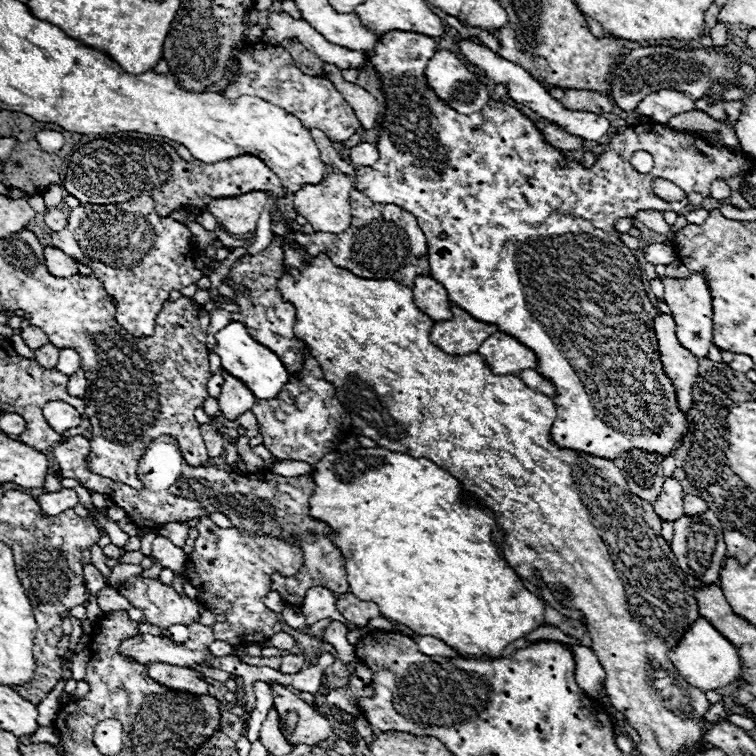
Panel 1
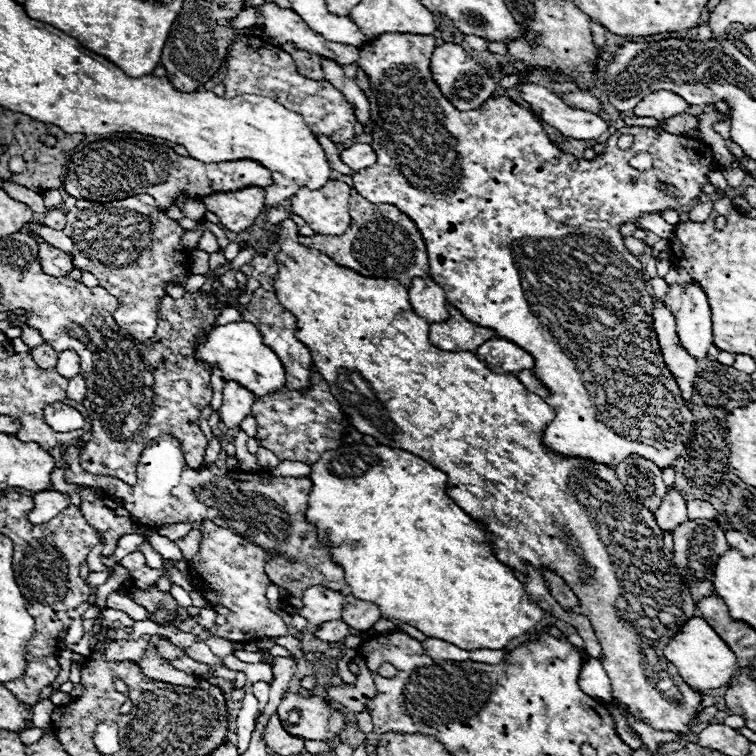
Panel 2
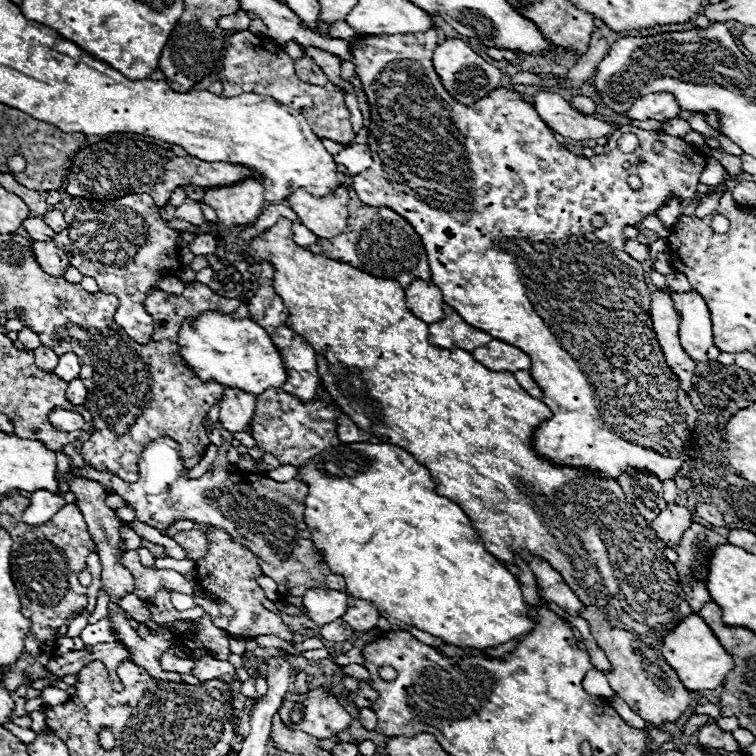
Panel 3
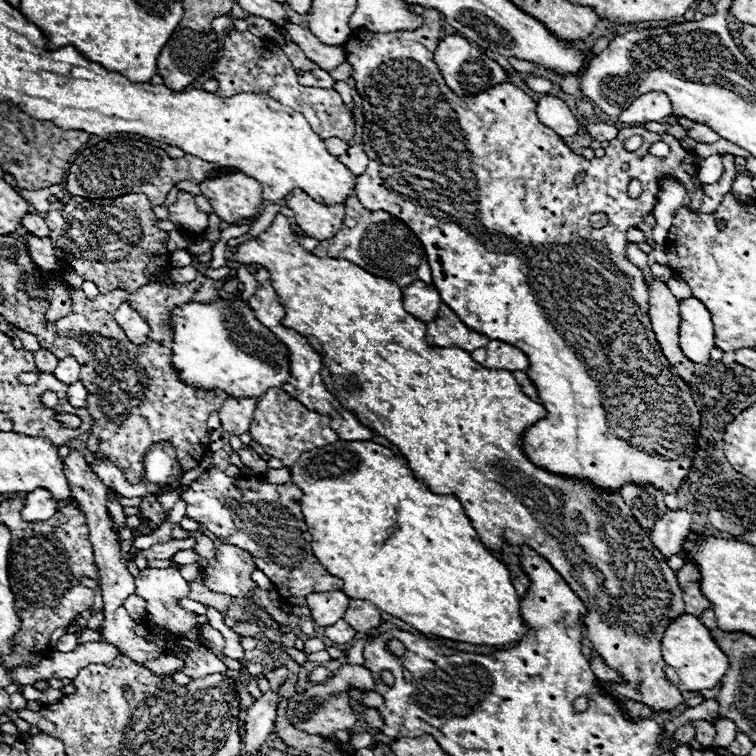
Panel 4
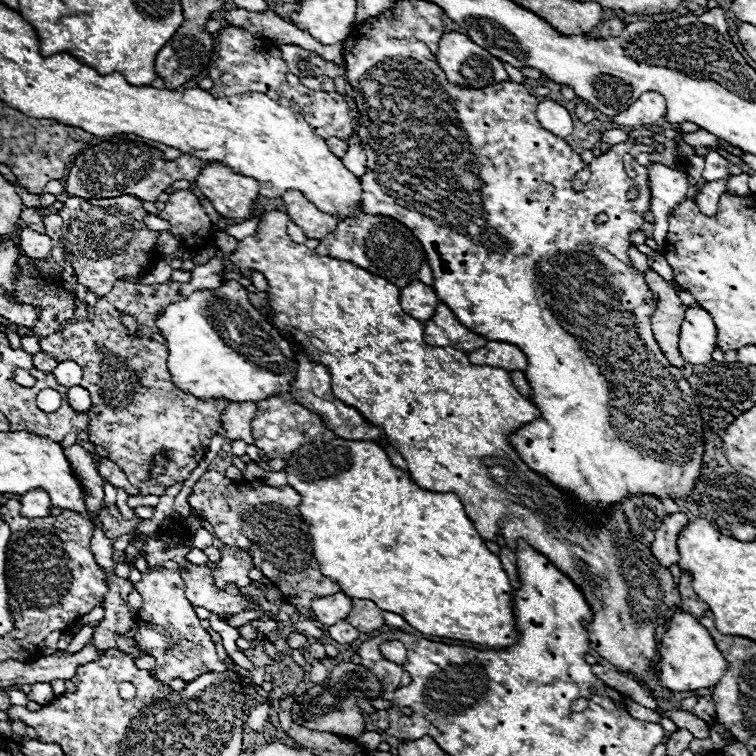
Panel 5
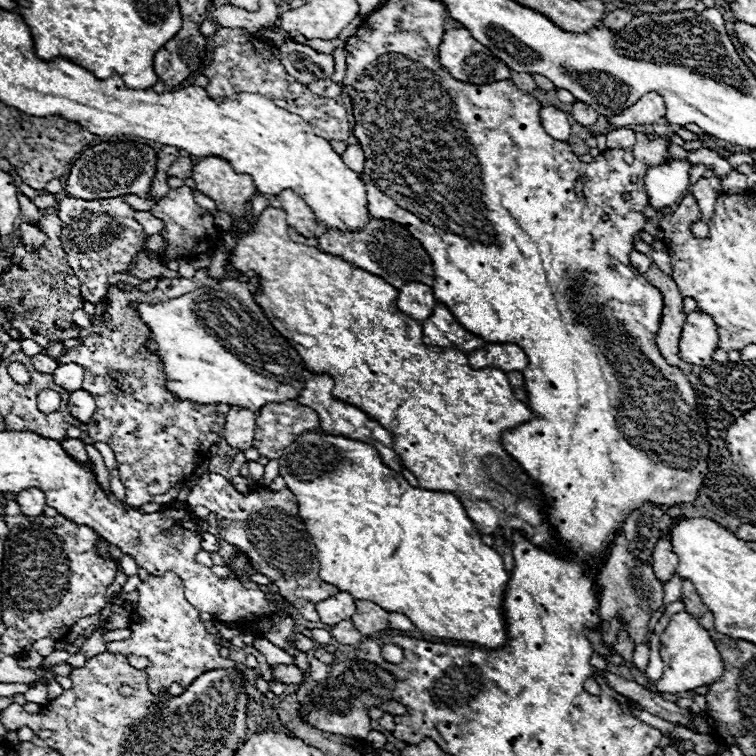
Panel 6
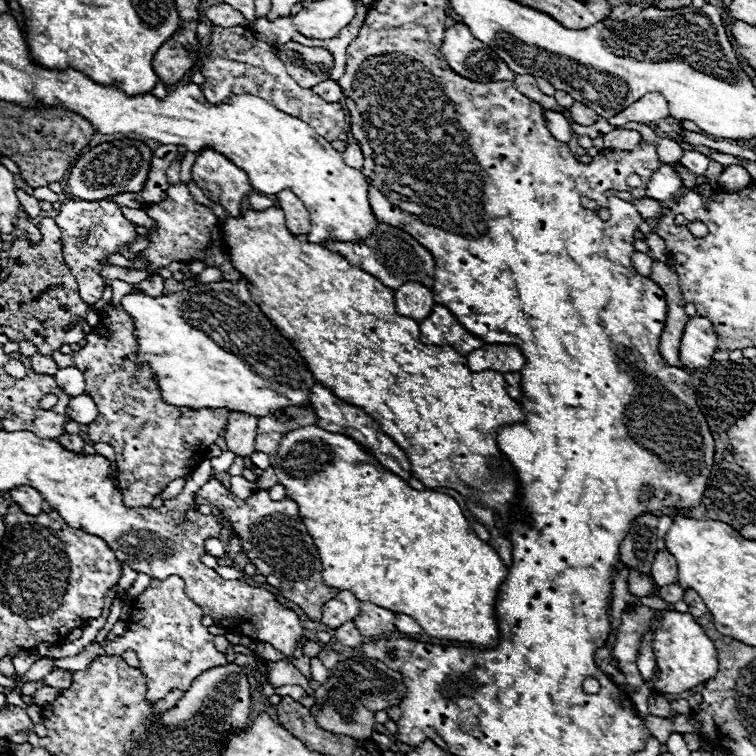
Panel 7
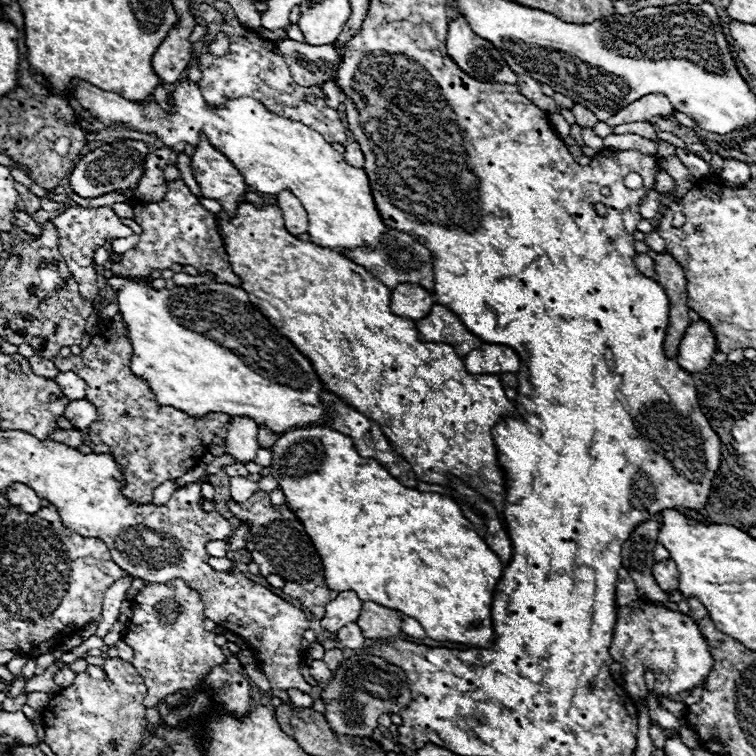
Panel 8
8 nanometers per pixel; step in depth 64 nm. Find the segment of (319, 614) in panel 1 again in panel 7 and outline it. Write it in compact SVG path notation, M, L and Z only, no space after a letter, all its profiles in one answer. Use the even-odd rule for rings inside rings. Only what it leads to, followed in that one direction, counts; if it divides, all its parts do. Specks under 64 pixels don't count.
M342 590L322 606L322 620L320 622L326 624L328 628L336 630L340 624L354 620L358 612L360 612L360 600L352 592Z

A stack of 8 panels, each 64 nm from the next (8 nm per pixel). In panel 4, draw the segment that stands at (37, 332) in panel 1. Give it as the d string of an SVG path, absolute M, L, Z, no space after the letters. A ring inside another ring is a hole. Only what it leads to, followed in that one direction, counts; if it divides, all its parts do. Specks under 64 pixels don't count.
M14 330L14 334L22 340L22 344L24 344L24 350L30 350L30 352L36 352L38 348L40 348L40 344L38 344L38 338L34 336L34 334L30 334L30 332L26 332L26 330Z

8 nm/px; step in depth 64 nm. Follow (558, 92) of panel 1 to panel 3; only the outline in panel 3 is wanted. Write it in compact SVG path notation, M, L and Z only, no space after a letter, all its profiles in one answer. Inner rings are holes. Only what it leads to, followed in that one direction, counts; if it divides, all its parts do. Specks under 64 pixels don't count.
M574 96L572 98L572 106L576 110L580 110L580 112L596 112L596 104L586 96Z

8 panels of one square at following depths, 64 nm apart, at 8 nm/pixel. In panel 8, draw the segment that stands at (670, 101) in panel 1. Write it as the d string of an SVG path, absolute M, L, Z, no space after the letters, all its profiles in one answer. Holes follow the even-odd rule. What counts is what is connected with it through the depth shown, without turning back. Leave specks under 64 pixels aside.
M648 94L640 100L634 100L620 112L616 112L616 116L608 118L606 124L620 126L620 124L630 124L630 122L648 122L652 116L668 116L672 112L674 108L664 94Z

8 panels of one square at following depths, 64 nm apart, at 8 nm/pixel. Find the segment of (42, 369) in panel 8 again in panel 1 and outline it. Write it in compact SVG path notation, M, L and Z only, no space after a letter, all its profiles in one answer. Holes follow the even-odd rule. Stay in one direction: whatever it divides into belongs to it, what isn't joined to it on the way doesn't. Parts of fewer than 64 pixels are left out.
M48 342L48 344L44 344L42 348L34 350L34 360L36 360L42 368L56 368L56 362L58 362L58 348Z

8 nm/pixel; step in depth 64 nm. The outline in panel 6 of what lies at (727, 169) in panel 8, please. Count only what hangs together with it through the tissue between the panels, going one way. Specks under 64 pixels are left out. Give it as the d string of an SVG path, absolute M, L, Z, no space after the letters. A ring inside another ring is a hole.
M732 170L728 172L724 178L720 178L722 182L722 190L728 192L728 194L740 194L744 192L748 186L746 186L746 176L738 170Z

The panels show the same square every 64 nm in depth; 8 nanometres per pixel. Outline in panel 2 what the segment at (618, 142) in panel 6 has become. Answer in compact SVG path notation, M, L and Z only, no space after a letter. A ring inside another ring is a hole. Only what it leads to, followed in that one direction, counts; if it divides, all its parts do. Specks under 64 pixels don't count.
M524 80L520 86L520 94L532 106L534 114L542 122L554 126L562 136L574 140L596 140L608 130L608 122L602 120L598 114L570 108L554 92L530 84L528 80Z

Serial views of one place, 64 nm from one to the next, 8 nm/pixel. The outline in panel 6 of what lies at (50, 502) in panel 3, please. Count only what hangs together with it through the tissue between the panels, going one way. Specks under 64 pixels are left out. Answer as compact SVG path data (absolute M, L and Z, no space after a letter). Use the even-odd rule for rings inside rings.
M28 488L28 490L16 494L16 502L20 504L22 514L40 516L44 512L44 506L46 506L46 496L38 488Z

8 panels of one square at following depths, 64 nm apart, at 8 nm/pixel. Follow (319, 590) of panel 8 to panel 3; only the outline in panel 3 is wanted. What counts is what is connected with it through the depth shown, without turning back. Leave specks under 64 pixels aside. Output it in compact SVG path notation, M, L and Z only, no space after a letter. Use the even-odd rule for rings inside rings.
M160 438L154 440L148 448L152 450L144 454L146 462L142 462L140 480L134 484L134 492L128 482L120 480L120 476L104 476L106 472L96 468L80 468L76 474L98 480L108 490L108 494L122 496L128 506L134 508L136 518L156 530L164 530L174 518L178 518L228 532L232 540L244 544L244 548L252 548L252 552L260 556L262 572L270 576L278 586L286 586L284 592L292 596L302 598L308 588L332 588L346 592L344 578L330 572L322 556L316 552L310 530L304 524L302 510L308 492L304 482L296 478L290 482L274 482L266 474L248 474L248 478L242 478L240 474L228 474L226 470L218 468L208 470L196 480L190 480L174 440Z

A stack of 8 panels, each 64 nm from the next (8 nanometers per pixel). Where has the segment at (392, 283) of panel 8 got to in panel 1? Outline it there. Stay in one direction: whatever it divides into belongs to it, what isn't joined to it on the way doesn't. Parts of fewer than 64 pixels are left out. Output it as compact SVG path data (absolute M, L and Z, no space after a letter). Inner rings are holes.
M356 188L350 194L352 206L352 228L342 234L330 236L330 244L320 244L320 232L304 234L294 232L296 242L306 248L310 256L326 254L336 266L354 272L360 278L392 278L398 284L412 288L416 276L430 276L426 236L420 230L416 218L394 204L378 204L368 196L360 194Z

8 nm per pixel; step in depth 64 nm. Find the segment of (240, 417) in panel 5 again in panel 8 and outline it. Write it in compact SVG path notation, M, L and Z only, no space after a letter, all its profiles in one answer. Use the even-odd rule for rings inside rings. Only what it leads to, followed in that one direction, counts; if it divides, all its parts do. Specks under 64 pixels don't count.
M232 418L228 424L226 446L210 445L208 451L215 457L230 454L236 462L246 464L256 458L258 424L252 418Z

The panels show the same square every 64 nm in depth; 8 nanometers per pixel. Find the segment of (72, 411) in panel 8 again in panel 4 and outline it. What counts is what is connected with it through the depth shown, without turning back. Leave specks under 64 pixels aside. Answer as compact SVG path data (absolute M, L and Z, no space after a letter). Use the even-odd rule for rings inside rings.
M80 382L68 386L68 402L74 408L86 408L86 400L88 400L88 390Z

